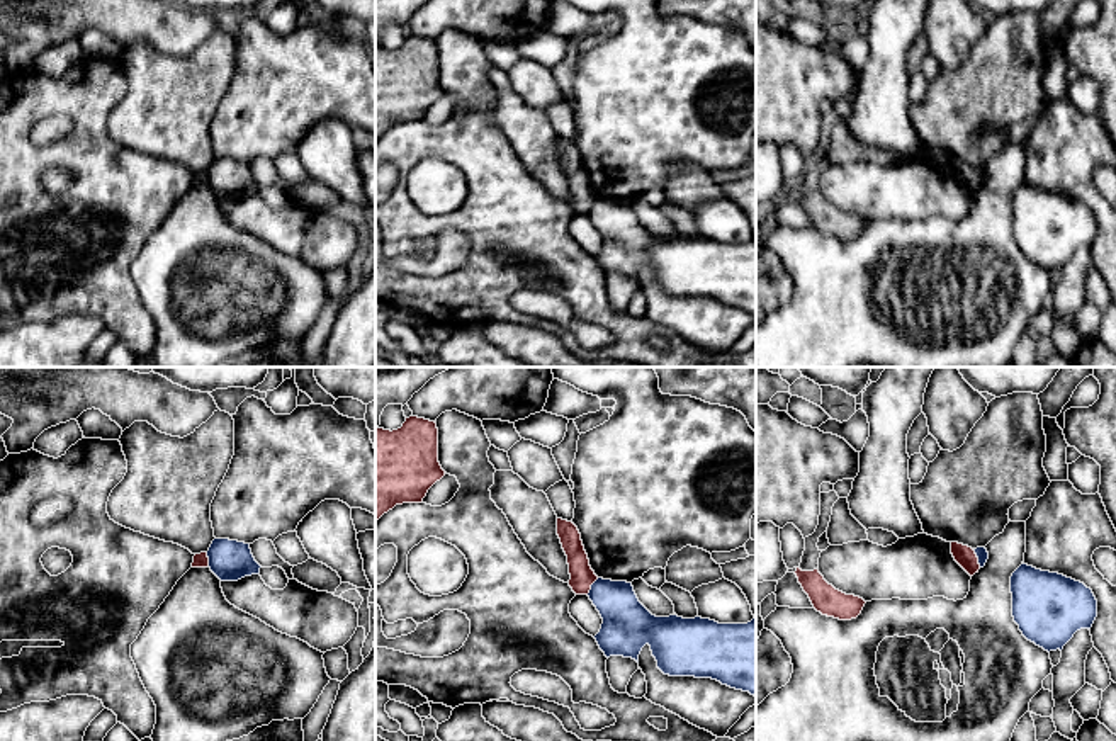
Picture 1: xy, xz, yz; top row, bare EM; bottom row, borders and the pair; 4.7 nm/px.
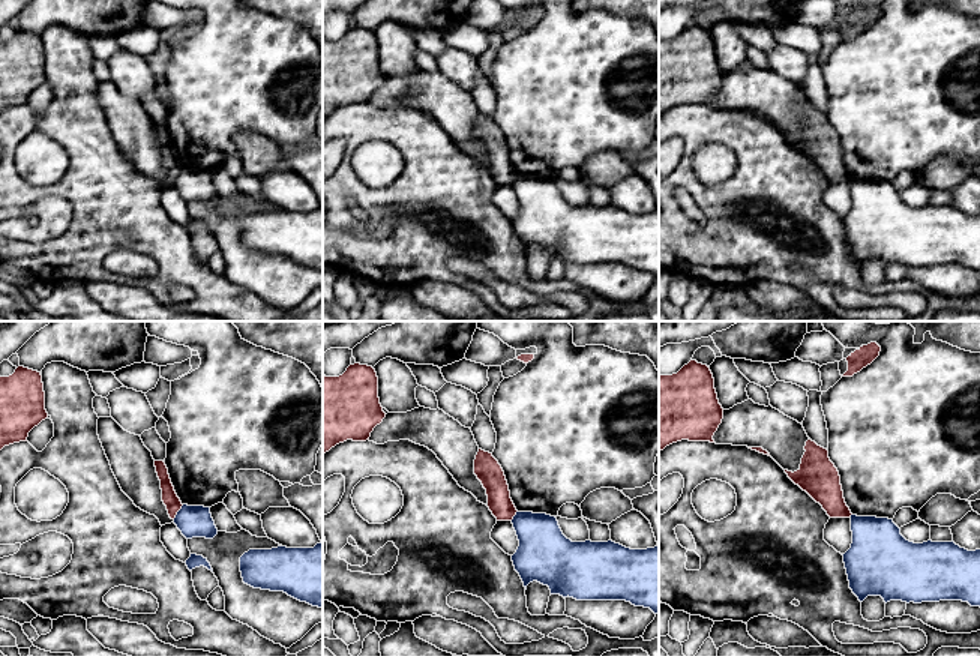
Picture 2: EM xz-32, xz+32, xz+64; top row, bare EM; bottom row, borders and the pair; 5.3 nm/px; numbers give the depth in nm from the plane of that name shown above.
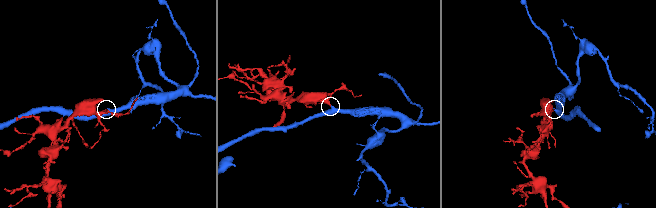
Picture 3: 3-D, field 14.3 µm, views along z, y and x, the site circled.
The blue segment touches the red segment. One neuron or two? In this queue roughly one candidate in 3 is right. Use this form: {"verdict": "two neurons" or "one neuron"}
{"verdict": "two neurons"}

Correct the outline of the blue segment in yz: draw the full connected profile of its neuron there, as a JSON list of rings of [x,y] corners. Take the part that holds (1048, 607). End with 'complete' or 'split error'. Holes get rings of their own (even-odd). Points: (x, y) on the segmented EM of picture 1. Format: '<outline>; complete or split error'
[[[1021,564],[1011,576],[1012,617],[1023,636],[1045,651],[1063,649],[1080,629],[1091,629],[1097,600],[1084,583]]]; complete

